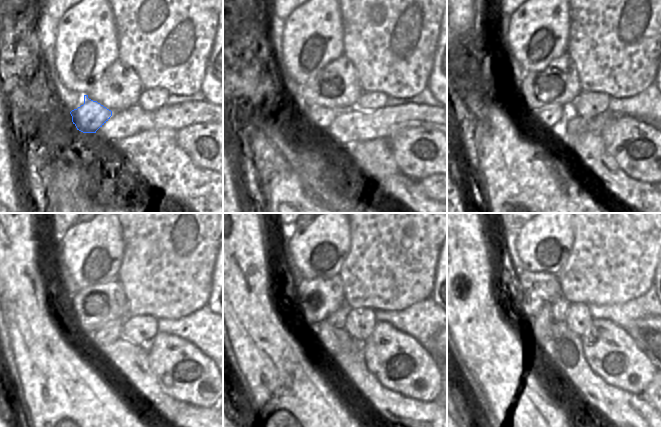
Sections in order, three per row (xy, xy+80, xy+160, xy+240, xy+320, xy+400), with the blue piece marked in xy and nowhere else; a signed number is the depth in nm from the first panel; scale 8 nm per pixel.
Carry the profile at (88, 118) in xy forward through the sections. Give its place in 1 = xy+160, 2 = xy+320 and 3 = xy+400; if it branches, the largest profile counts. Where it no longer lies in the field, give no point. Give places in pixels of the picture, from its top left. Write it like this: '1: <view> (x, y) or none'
1: xy+160 (546, 117)
2: xy+320 (337, 319)
3: xy+400 (560, 308)

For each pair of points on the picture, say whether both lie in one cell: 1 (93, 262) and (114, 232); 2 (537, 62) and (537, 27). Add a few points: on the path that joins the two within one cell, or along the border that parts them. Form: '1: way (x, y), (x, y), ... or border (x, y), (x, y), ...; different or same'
1: way (93, 255), (107, 239); same
2: way (537, 53), (537, 36); same

